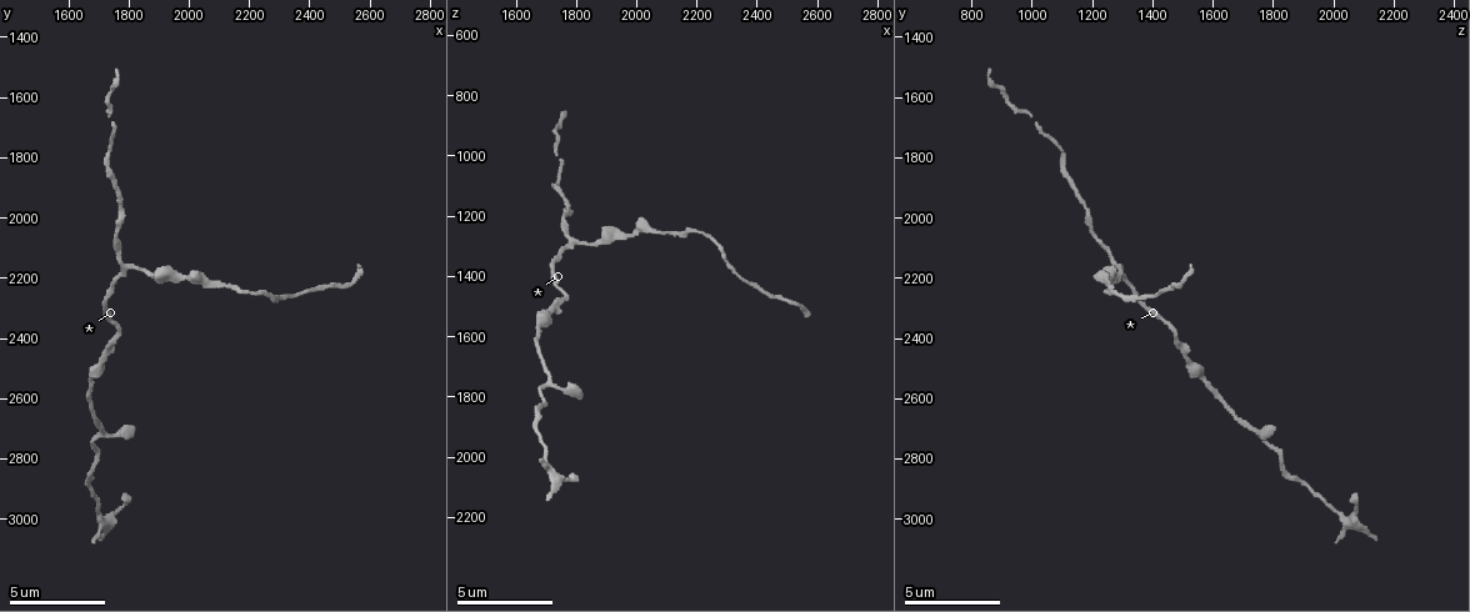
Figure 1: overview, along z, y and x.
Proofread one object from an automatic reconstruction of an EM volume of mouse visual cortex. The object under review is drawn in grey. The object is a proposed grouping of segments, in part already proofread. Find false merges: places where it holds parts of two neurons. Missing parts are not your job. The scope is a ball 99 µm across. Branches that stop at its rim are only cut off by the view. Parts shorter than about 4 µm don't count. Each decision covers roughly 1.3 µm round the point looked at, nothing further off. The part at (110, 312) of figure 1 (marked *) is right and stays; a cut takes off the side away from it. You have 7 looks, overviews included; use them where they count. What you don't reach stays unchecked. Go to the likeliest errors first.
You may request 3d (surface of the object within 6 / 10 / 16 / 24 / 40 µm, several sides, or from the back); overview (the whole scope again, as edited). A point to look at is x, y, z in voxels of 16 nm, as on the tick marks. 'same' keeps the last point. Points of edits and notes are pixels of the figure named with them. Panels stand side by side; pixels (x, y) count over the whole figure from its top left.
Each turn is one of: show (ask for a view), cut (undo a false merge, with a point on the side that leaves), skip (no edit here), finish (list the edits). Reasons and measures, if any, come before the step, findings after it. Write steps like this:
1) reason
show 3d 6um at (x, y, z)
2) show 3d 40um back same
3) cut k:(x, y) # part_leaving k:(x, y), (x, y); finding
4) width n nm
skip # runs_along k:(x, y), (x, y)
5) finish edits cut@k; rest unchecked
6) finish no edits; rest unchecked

three-way junction
show 3d 10um at (1780, 2150, 1280)

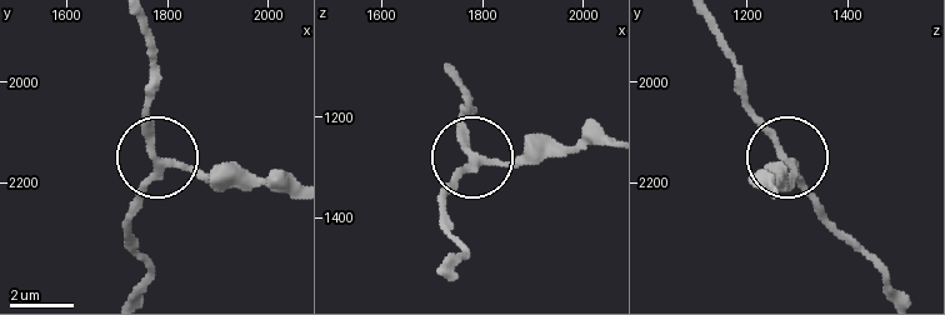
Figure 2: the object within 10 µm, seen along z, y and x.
skip # runs_along 2:(846, 238), (739, 98); one neuron here

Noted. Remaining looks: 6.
thin neck
show 3d 16um at (2210, 2250, 1260)

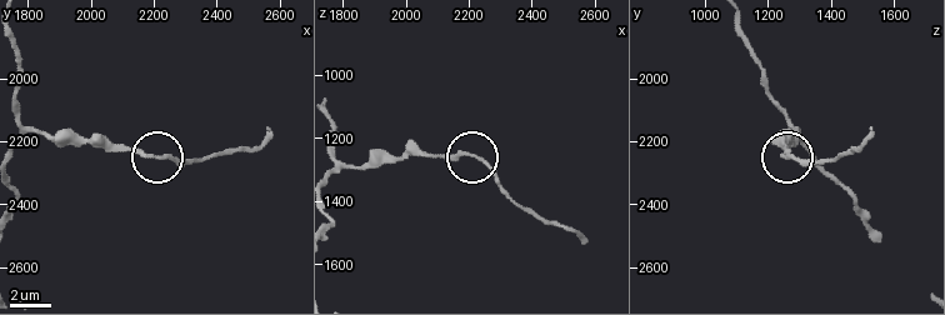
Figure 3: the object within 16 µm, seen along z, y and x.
skip # runs_along 3:(24, 138), (44, 133), (119, 143), (160, 158), (203, 158); one neuron here

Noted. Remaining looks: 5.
calibre changes
show 3d 10um at (1730, 1780, 1090)

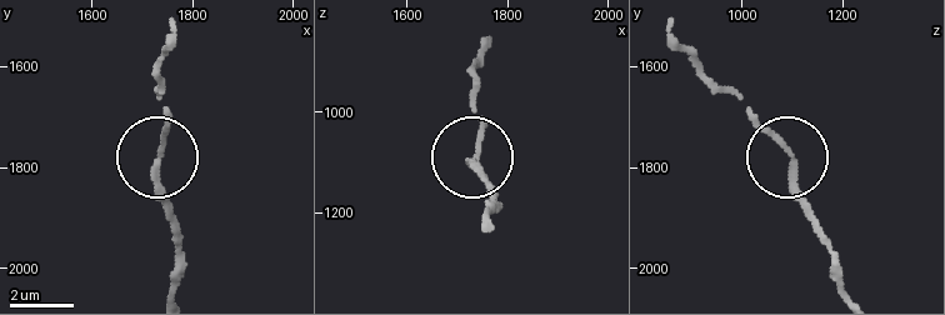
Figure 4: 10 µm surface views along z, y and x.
skip # runs_along 4:(845, 290), (834, 250), (801, 194), (796, 161), (738, 91); one neuron here

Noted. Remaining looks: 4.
thin neck
show 3d 10um at (1680, 2760, 1790)

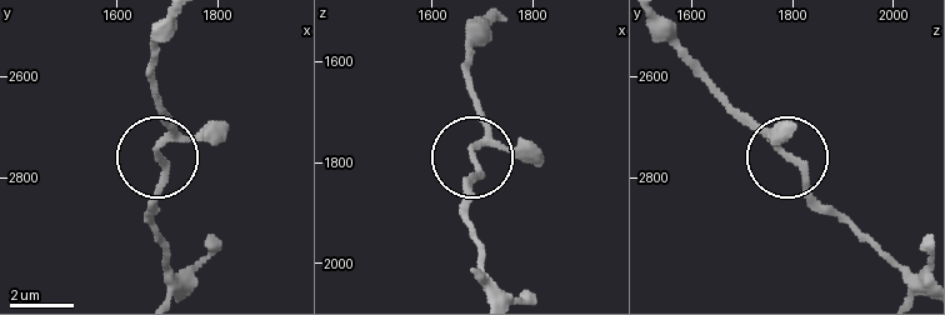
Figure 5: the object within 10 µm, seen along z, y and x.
skip # runs_along 5:(170, 21), (154, 54), (165, 135), (154, 236); continuous, no second neuron

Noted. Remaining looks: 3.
finish no edits; rest unchecked

